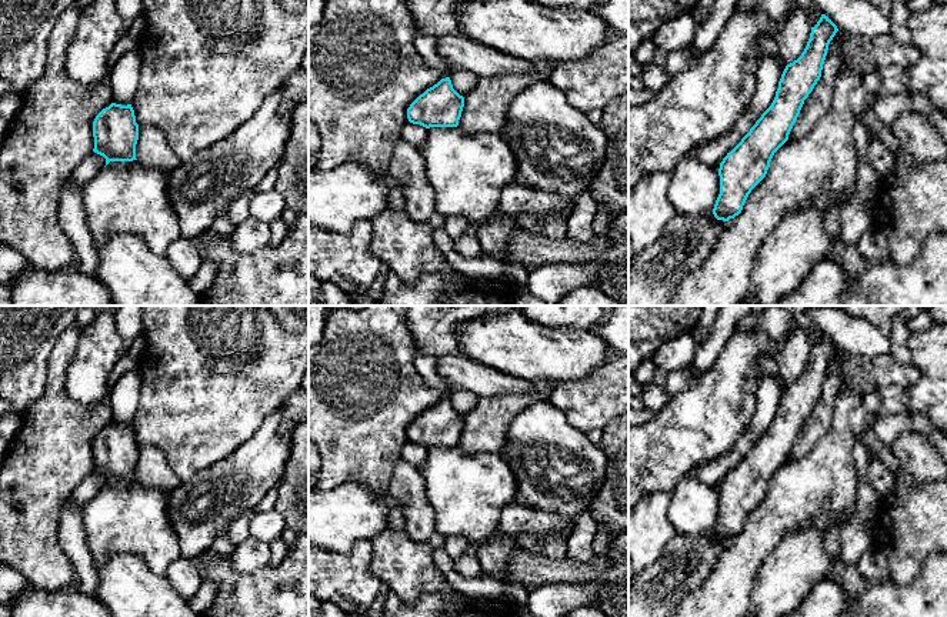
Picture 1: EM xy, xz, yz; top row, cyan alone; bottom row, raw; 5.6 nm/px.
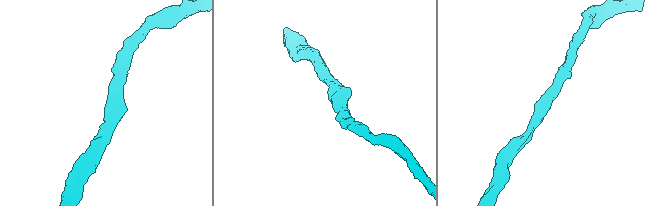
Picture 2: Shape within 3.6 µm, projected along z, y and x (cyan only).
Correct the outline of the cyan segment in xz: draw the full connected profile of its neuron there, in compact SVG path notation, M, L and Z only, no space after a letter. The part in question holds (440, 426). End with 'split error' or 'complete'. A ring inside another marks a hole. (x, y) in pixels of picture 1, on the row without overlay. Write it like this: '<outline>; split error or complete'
M450 397L420 414L407 428L407 438L413 444L427 448L427 458L417 466L424 477L427 501L434 510L436 531L449 536L461 536L470 543L483 543L498 534L501 510L516 500L517 481L498 453L469 454L459 448L464 427L464 417L451 404Z; split error

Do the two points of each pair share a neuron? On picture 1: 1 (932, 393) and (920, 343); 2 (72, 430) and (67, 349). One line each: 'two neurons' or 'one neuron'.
1: one neuron
2: one neuron

